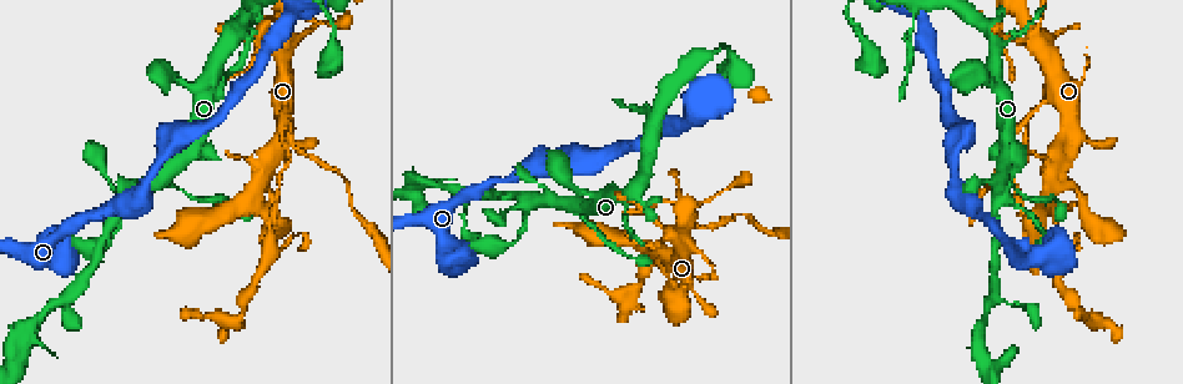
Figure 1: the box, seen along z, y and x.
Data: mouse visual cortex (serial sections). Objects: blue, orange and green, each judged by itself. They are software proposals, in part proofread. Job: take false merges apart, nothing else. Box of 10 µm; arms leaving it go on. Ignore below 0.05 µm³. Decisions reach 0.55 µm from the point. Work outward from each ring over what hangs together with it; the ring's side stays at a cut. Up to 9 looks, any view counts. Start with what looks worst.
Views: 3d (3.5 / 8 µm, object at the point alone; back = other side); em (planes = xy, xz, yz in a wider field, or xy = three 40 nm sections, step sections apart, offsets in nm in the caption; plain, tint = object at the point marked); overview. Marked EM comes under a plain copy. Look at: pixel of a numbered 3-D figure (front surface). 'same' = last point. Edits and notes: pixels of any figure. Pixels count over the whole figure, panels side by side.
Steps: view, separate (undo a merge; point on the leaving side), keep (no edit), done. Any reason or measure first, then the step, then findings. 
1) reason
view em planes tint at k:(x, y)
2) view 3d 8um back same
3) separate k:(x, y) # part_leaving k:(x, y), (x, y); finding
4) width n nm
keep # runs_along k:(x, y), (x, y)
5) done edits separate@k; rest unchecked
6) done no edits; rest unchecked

arms part here
view 3d 3.5um at 1:(1034, 113)

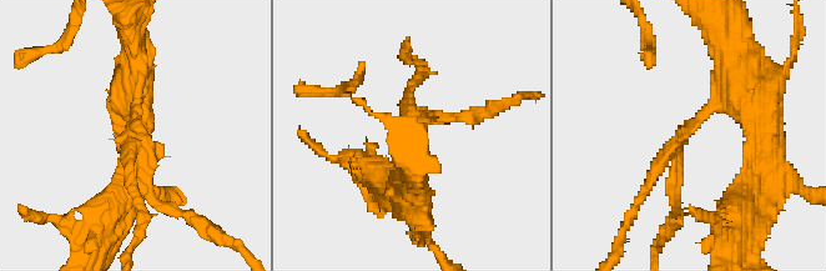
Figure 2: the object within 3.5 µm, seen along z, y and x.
arms 3; arm_widths 150, 150, 350 nm
view em xy step 1 tint at 2:(133, 128)

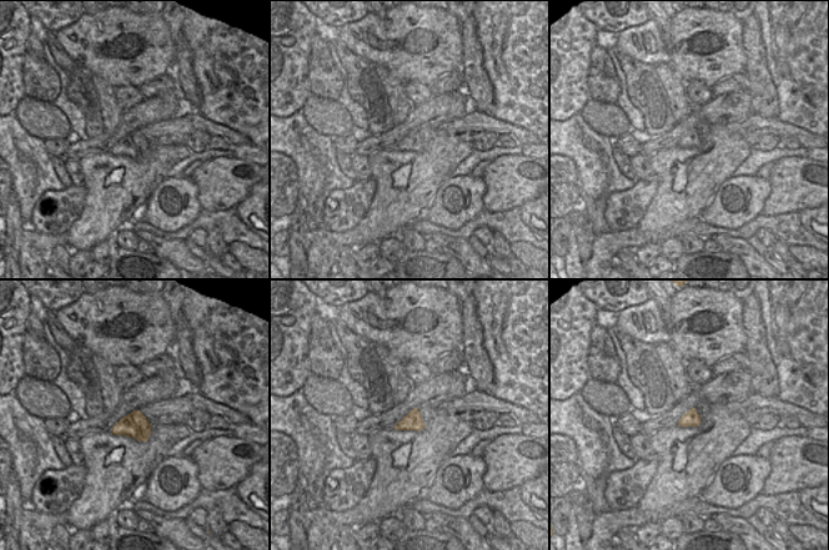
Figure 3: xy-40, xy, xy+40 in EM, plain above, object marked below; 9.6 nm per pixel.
keep # runs_along 2:(754, 95), (738, 88), (683, 137), (676, 202); continuous, no second cell

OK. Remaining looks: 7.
three arms meet
view 3d 3.5um at 1:(683, 235)

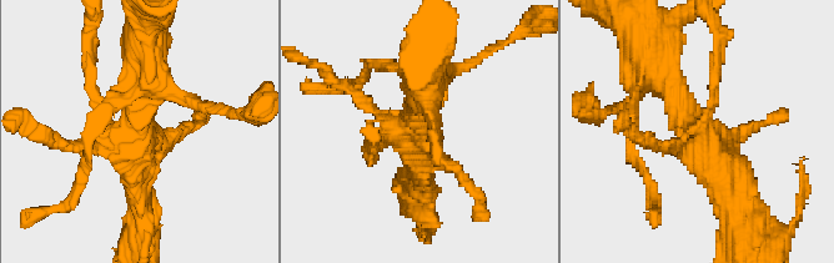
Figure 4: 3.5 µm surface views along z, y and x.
view em xy step 3 tint at 4:(139, 137)

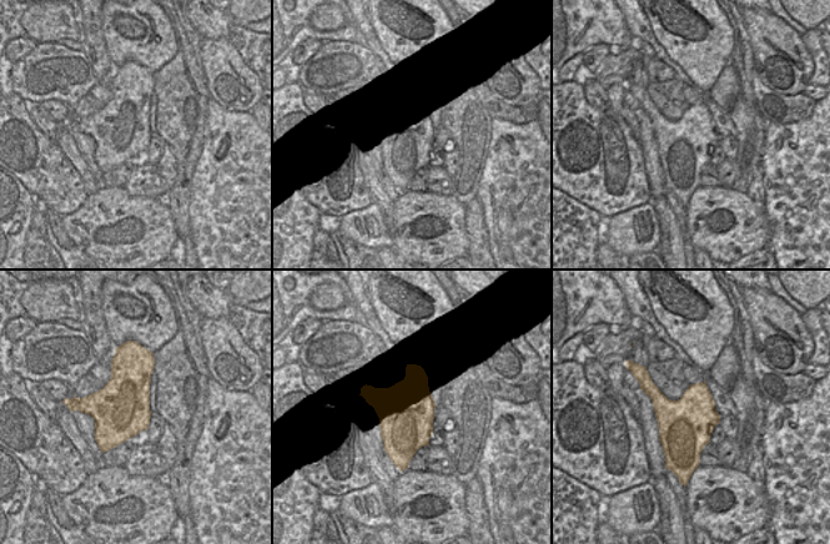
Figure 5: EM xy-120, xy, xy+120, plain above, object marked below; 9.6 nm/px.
keep # runs_along 4:(737, 212), (679, 97), (649, 77); continuous, no second cell

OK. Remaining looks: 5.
narrows sharply
view 3d 3.5um at 1:(268, 222)

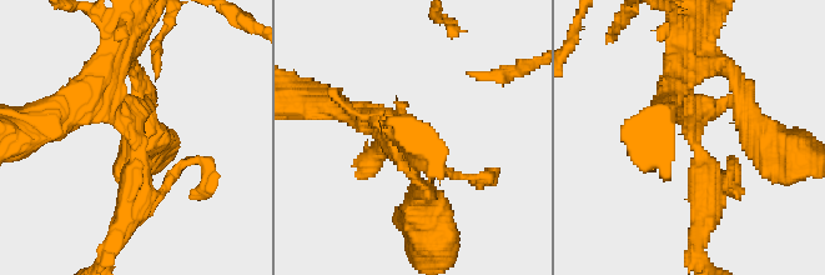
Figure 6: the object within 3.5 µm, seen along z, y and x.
shape alone is not enough
view em xy step 3 tint at 6:(129, 138)

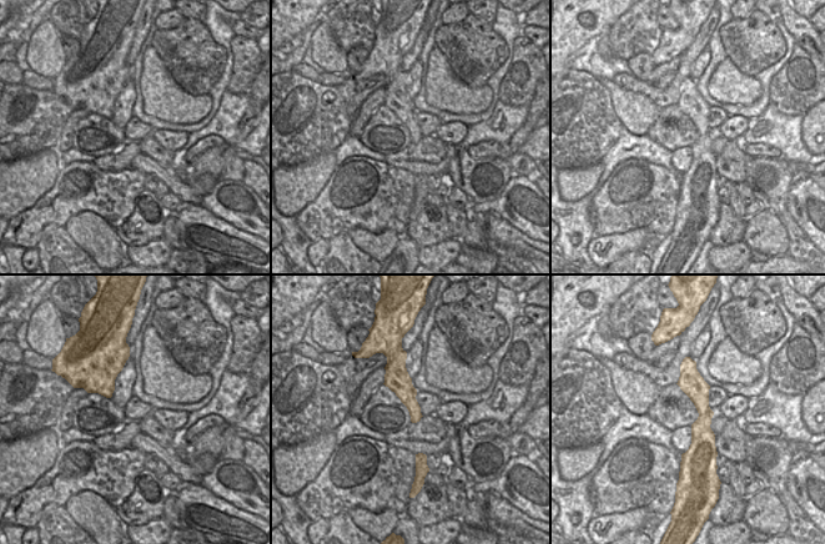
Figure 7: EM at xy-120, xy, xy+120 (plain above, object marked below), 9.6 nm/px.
arm_widths 300, 400 nm
keep # one cell here

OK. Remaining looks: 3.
three arms meet
view 3d 3.5um at 1:(1003, 175)

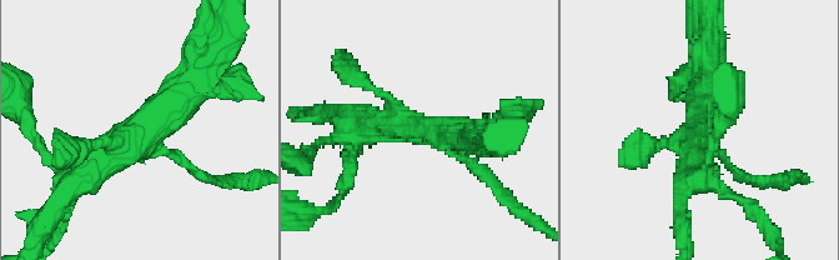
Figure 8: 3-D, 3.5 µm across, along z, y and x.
view em xy step 3 tint at 8:(142, 126)

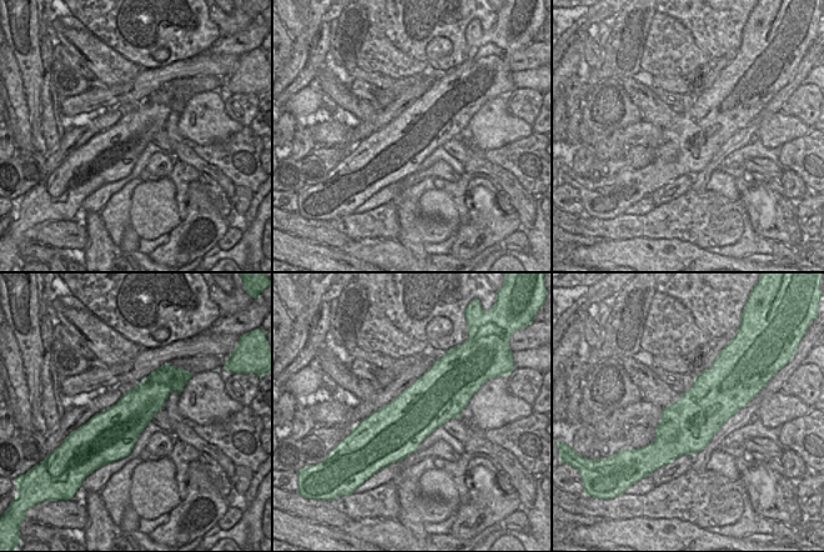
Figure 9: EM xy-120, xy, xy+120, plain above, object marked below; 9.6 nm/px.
view em xy step 1 tint same

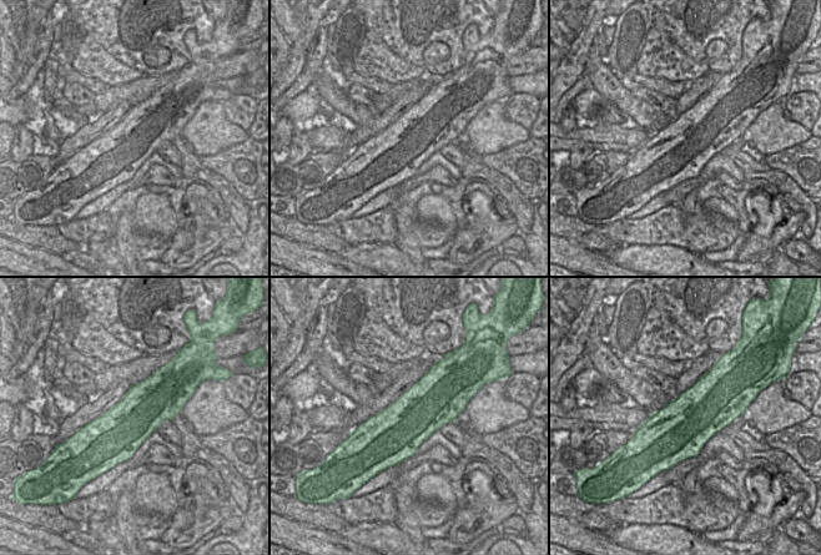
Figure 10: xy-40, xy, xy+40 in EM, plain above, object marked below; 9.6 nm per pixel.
keep # runs_along 8:(200, 66), (150, 124), (78, 181); all the same cell

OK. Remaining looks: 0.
done no edits; rest unchecked

